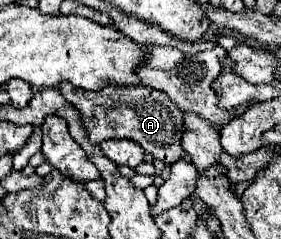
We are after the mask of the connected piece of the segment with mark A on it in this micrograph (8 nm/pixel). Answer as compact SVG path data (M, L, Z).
M61 82L59 90L81 112L81 122L91 144L113 138L133 140L147 154L153 154L155 160L161 160L167 166L183 158L183 112L171 98L167 98L167 94L161 94L161 90L153 90L151 86L105 86L99 92L87 92L69 82Z

